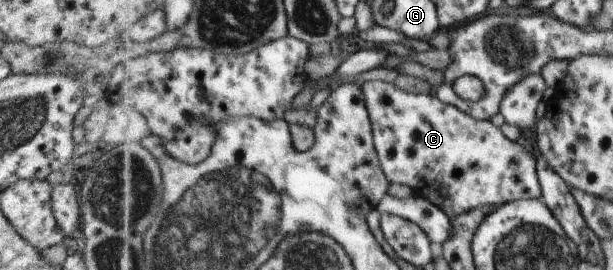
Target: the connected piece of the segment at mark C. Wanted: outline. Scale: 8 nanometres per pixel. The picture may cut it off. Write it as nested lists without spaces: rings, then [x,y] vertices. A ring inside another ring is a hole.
[[[375,80],[373,82],[362,83],[361,88],[364,92],[365,102],[369,109],[371,121],[373,123],[373,134],[377,152],[381,159],[381,164],[385,174],[391,183],[400,183],[408,185],[414,195],[420,195],[441,207],[451,218],[470,210],[484,206],[498,207],[516,200],[525,200],[530,198],[542,198],[542,186],[537,170],[537,155],[526,151],[520,143],[516,143],[506,137],[501,127],[496,127],[490,120],[478,120],[470,114],[464,113],[455,105],[444,103],[438,96],[430,94],[413,94],[406,90],[398,88],[393,82]]]

